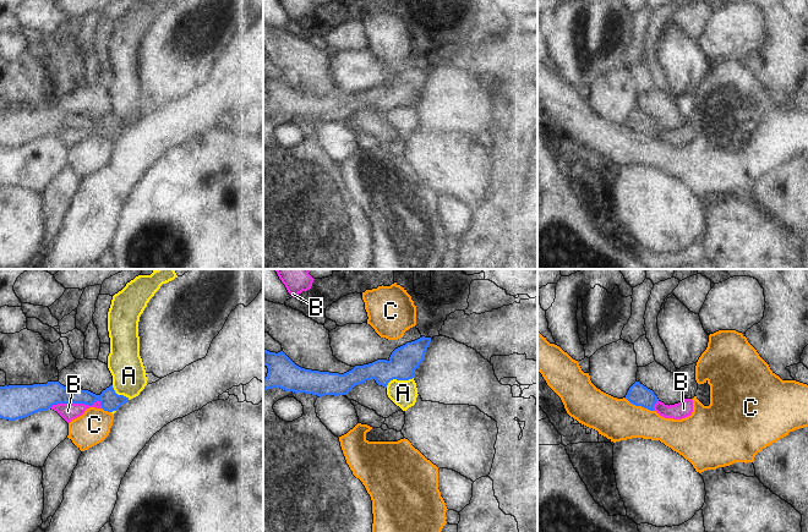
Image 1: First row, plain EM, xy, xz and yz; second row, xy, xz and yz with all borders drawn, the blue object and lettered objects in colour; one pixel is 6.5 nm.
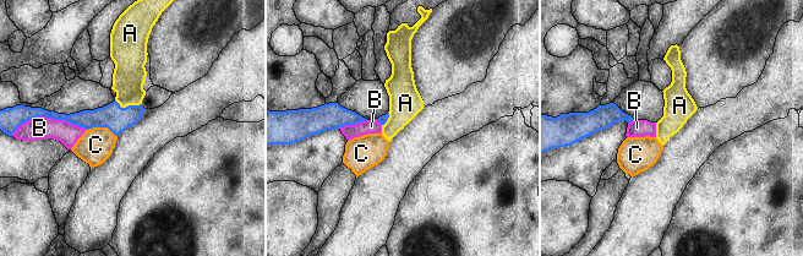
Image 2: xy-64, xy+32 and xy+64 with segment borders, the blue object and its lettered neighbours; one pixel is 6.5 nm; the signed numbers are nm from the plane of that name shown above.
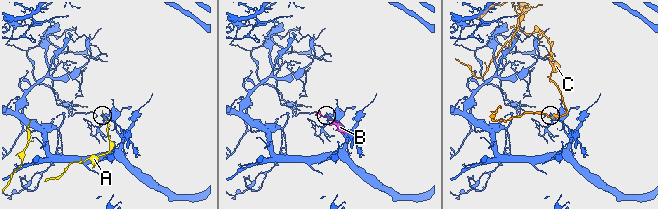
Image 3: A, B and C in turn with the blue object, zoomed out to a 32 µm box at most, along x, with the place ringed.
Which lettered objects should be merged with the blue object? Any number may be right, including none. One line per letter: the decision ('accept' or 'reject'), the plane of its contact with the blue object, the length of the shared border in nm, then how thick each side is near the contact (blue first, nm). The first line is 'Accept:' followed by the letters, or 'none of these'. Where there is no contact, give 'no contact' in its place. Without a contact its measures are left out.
Accept: none of these
A: reject; contact in xz; length 200 nm; calibres 190 and 180 nm
B: reject; contact in xy; length 360 nm; calibres 180 and 110 nm
C: reject; contact in yz; length 220 nm; calibres 140 and 280 nm

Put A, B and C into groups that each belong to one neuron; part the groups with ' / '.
A / B / C

